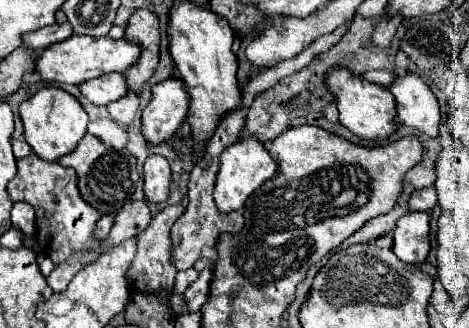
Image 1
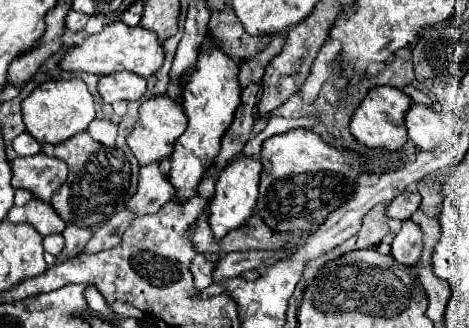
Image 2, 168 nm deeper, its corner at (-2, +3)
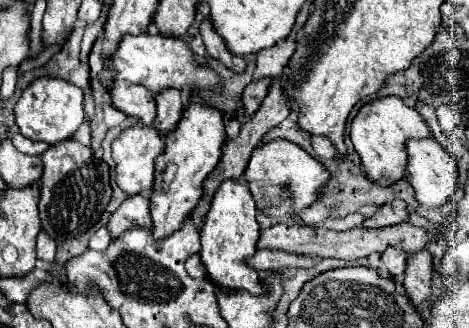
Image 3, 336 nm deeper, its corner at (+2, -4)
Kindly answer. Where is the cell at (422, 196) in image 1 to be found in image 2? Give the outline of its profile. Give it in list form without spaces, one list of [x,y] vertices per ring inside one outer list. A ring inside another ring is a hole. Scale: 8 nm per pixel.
[[[402,192],[390,202],[388,216],[398,220],[408,220],[420,208],[420,194],[418,192]]]

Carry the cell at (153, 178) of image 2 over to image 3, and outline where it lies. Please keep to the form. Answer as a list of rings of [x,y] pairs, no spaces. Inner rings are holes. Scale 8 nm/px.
[[[132,195],[128,197],[110,217],[108,231],[112,239],[120,237],[120,233],[132,229],[132,227],[150,227],[150,203],[144,195]]]

